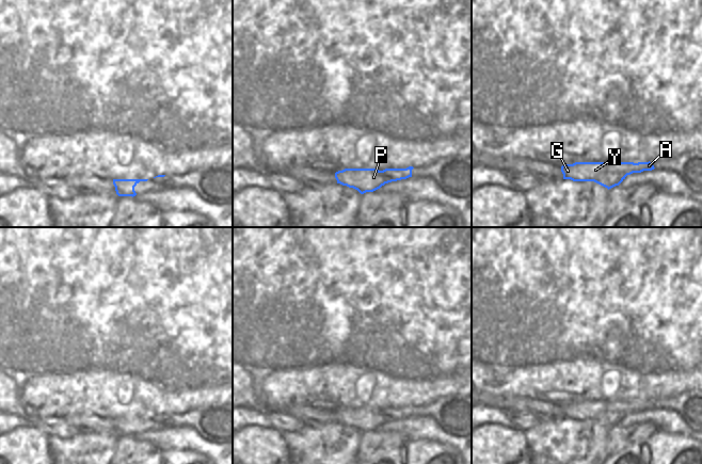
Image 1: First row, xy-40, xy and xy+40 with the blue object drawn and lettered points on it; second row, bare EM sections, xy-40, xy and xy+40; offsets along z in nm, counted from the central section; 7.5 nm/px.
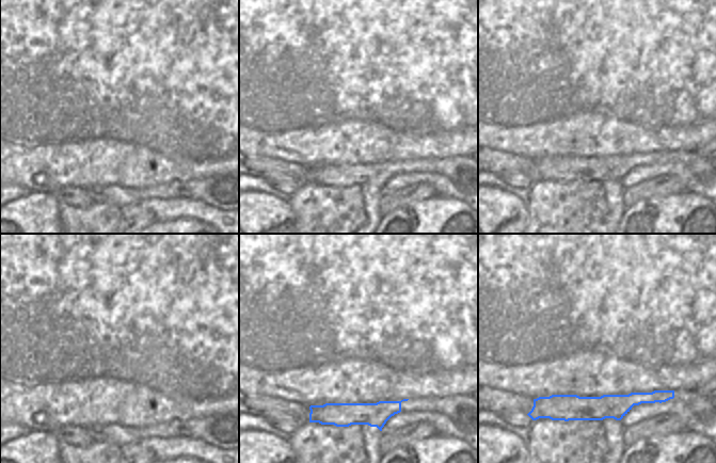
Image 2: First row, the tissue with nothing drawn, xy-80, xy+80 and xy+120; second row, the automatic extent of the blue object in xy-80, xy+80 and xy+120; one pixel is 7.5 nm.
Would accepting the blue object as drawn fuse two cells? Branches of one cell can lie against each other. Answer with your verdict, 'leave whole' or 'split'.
split

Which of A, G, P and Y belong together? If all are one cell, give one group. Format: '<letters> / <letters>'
A / G P Y

